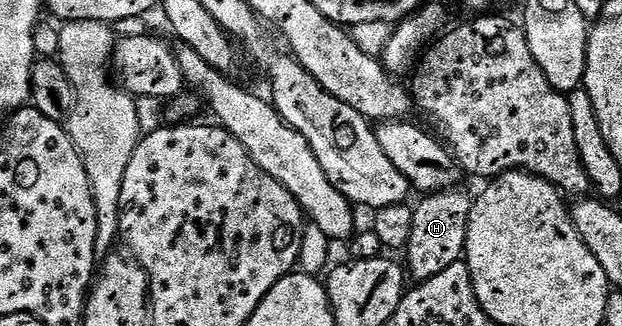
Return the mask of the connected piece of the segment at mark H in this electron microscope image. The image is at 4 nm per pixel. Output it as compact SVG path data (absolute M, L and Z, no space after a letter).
M445 190L425 195L421 199L424 201L412 208L414 226L406 249L406 255L408 255L406 268L411 279L413 276L413 281L434 278L434 274L446 270L446 266L454 266L454 262L462 259L473 197L460 191Z

